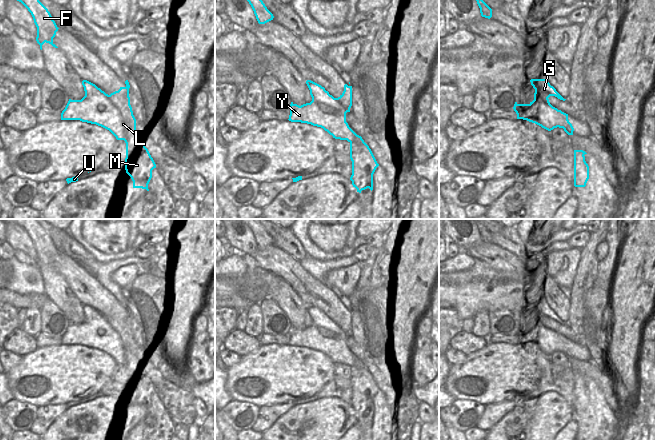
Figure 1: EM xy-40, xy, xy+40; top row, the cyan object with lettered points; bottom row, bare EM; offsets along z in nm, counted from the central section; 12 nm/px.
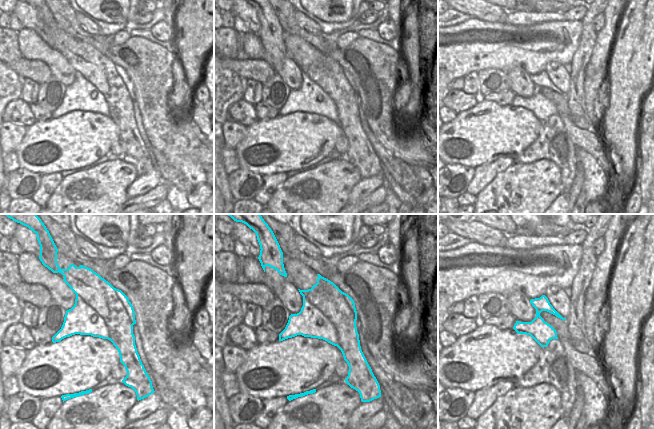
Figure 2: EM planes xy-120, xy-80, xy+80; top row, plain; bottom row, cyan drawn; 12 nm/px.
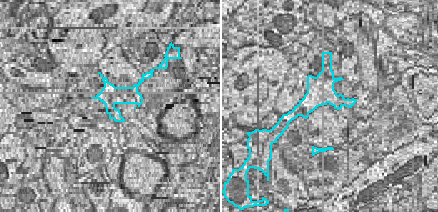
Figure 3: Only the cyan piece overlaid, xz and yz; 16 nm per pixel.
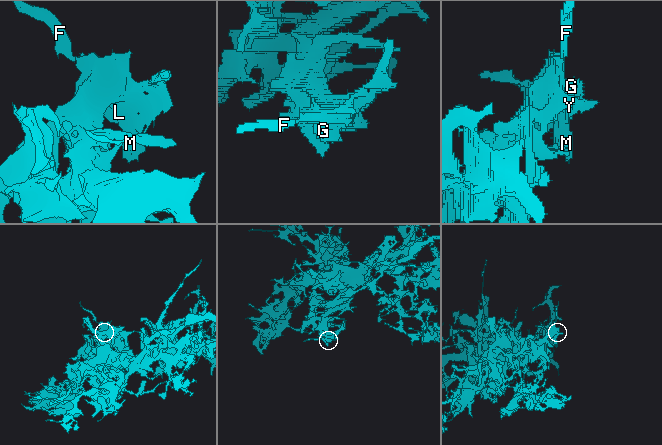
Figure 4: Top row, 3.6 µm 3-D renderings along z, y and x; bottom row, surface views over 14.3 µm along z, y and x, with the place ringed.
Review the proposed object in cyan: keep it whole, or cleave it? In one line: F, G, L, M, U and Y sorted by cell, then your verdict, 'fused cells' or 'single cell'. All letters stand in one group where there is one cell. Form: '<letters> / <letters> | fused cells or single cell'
F / G L M U Y | fused cells

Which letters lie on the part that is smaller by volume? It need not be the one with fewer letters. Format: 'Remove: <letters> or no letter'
Remove: F.

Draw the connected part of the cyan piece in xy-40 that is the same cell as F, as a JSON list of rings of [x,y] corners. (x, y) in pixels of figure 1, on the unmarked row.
[[[1,219],[1,220],[3,220],[5,223],[14,223],[21,226],[31,237],[34,247],[37,251],[36,265],[40,269],[41,274],[42,274],[42,269],[45,266],[51,268],[55,272],[58,272],[53,267],[53,262],[55,261],[56,256],[58,255],[59,252],[57,251],[48,233],[39,225],[36,219]]]

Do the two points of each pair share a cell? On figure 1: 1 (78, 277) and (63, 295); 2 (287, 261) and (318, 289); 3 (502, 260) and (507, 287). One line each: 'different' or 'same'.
1: different
2: same
3: different

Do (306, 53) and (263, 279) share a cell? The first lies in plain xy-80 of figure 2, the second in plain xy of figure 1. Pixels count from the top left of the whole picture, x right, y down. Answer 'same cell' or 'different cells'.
different cells

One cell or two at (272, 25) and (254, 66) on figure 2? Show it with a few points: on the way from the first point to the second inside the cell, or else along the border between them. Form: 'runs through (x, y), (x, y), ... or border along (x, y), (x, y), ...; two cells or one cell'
border along (265, 59), (275, 73); two cells

